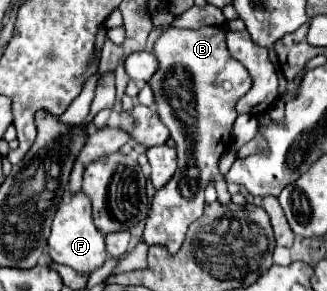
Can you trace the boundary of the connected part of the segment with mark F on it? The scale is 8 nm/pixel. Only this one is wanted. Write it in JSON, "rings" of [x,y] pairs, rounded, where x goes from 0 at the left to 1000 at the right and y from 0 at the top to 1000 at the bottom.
{"rings":[[[242,656],[217,663],[205,691],[187,691],[174,711],[174,732],[156,766],[156,808],[150,808],[150,876],[168,904],[223,918],[229,931],[278,938],[303,924],[321,904],[321,808],[284,773],[278,739],[278,684]]]}

